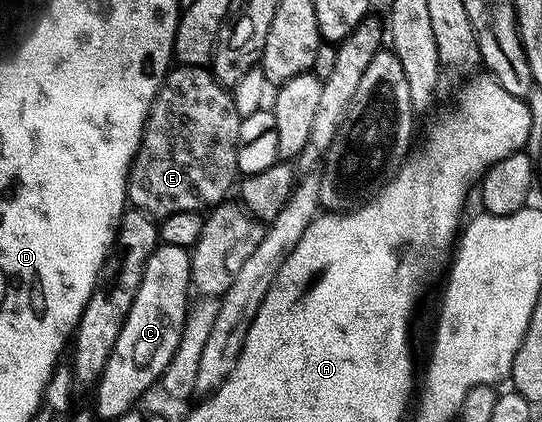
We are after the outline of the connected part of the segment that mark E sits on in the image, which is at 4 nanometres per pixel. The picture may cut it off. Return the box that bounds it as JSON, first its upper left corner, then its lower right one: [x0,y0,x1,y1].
[127,65,240,221]

